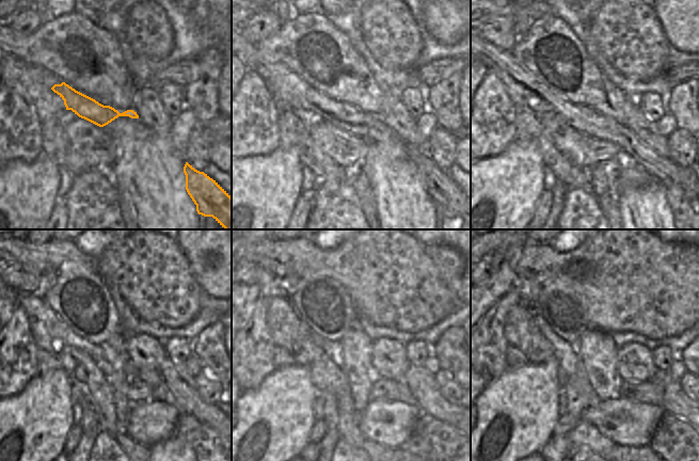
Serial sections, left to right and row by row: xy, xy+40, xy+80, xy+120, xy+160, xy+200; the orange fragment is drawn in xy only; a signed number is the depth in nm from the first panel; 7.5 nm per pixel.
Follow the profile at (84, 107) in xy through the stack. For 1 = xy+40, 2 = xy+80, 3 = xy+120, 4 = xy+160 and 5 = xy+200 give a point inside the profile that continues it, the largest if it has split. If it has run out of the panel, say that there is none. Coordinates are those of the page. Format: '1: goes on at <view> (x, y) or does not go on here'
1: goes on at xy+40 (368, 127)
2: goes on at xy+80 (584, 118)
3: goes on at xy+120 (33, 306)
4: goes on at xy+160 (276, 304)
5: goes on at xy+200 (524, 343)

